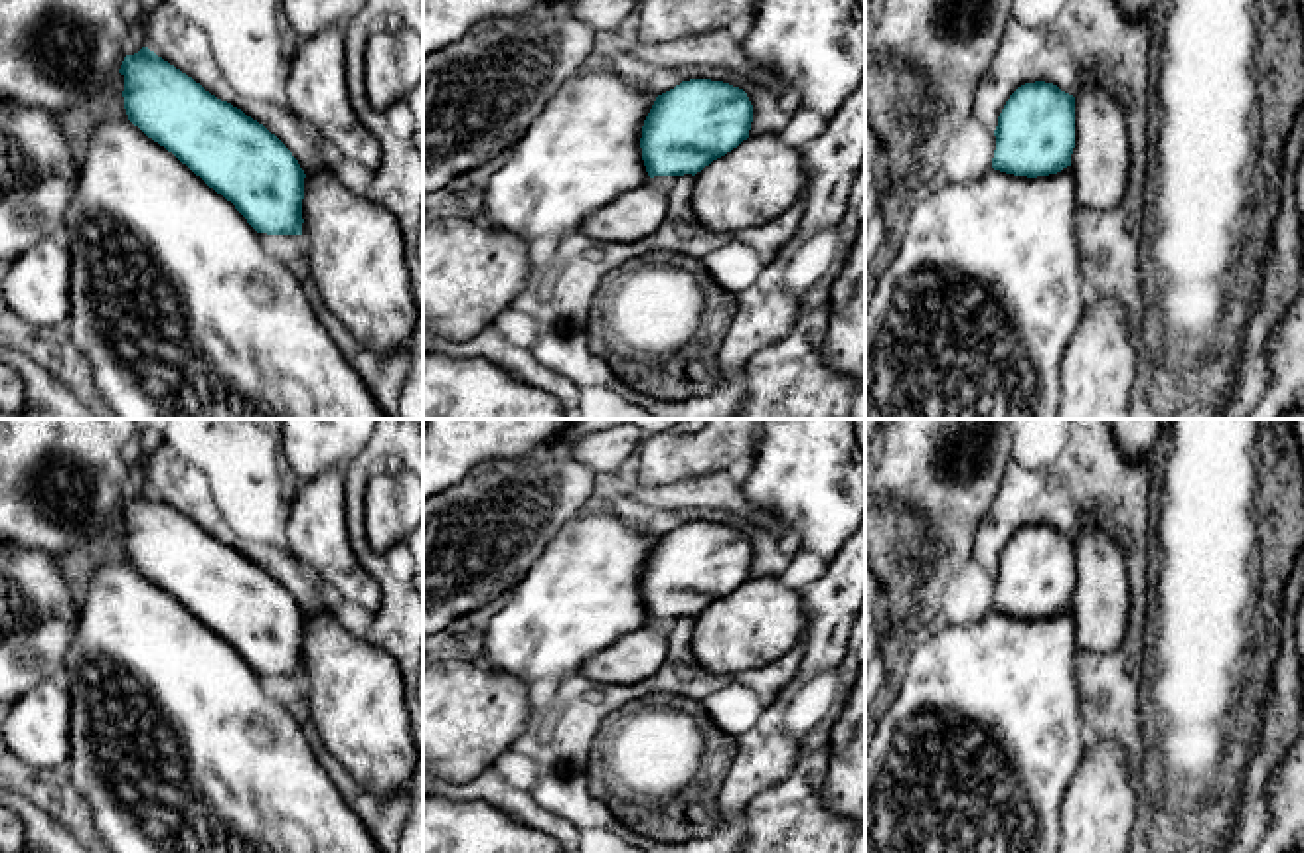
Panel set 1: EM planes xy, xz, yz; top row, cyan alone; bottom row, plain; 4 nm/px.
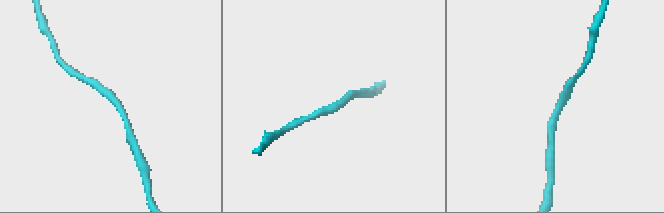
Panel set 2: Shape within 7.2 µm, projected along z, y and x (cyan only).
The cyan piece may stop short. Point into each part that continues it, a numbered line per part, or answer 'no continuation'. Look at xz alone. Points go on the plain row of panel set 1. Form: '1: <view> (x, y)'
1: xz (581, 595)

